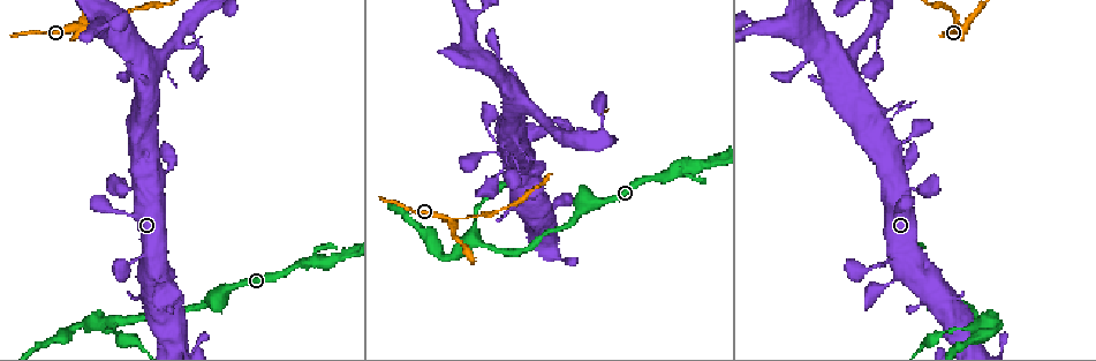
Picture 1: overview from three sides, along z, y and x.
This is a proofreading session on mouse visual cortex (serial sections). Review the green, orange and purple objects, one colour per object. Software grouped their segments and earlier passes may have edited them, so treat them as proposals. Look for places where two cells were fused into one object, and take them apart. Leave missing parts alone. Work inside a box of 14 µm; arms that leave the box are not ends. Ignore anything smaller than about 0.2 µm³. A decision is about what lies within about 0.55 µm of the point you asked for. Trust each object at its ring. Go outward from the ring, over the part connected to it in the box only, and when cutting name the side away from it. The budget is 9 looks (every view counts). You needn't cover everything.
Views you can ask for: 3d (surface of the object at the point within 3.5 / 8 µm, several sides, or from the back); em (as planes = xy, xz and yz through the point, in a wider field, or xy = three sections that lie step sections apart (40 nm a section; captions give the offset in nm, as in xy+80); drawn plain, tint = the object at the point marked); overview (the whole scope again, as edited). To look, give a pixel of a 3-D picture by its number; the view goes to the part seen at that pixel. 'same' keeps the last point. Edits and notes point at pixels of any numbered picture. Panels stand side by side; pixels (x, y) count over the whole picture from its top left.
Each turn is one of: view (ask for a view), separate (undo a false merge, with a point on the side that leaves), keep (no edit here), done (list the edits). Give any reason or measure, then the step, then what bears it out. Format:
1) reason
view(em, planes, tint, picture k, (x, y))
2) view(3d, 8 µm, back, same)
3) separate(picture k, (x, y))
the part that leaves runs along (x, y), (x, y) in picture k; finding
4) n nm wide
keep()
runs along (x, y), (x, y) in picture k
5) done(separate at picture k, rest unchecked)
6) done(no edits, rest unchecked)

three arms meet
view(3d, 8 µm, picture 1, (104, 320))

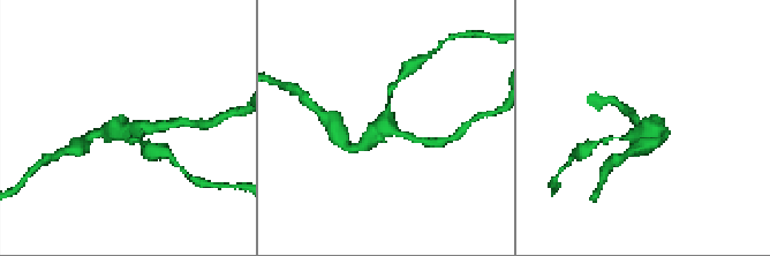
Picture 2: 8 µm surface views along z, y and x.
view(3d, 3.5 µm, picture 2, (645, 128))

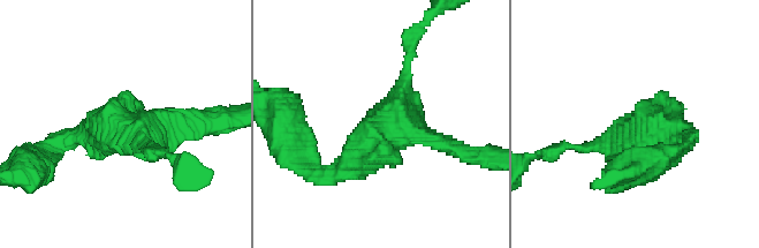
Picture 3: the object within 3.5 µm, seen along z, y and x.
3 arms; arms of 200, 200, 400 nm; shape alone is not enough
view(em, xy, step 5, tint, picture 3, (642, 128))

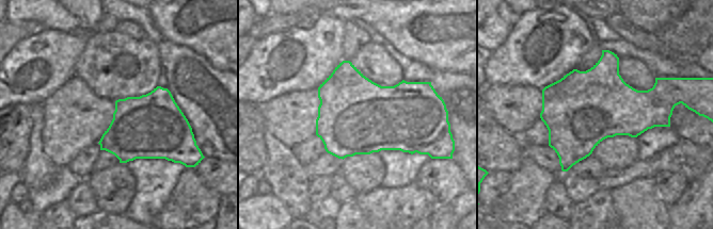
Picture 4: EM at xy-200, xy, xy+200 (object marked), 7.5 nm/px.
keep()
runs along (468, 155), (382, 130), (336, 172) in picture 3; one cell here

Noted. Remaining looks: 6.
abrupt turn
view(3d, 3.5 µm, back, picture 1, (965, 27))

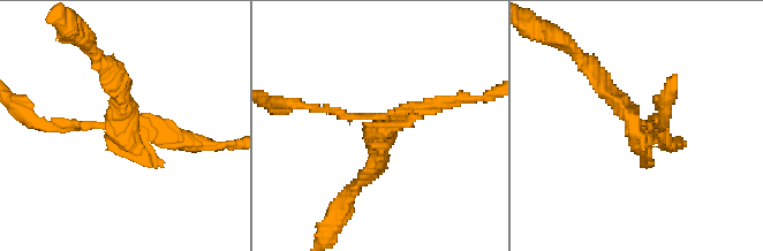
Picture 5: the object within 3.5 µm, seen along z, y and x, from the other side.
shape alone is not enough
view(em, xy, step 3, tint, picture 5, (386, 127))

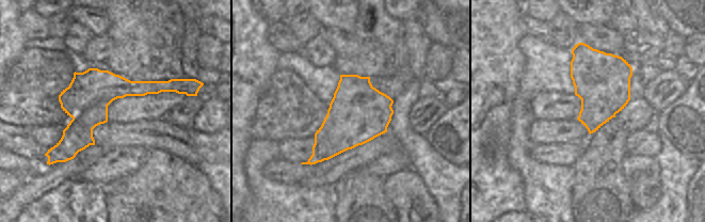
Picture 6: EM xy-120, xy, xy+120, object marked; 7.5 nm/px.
keep()
runs along (177, 89), (114, 88), (55, 149) in picture 6; continuous, no second cell

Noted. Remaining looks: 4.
view(3d, 3.5 µm, picture 1, (158, 66))

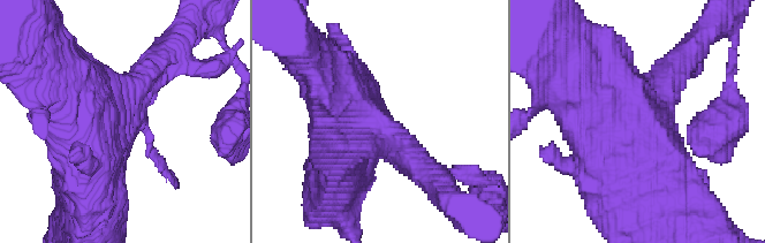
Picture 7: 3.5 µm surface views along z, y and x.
shape alone is not enough
view(em, xy, step 3, tint, picture 7, (371, 129))

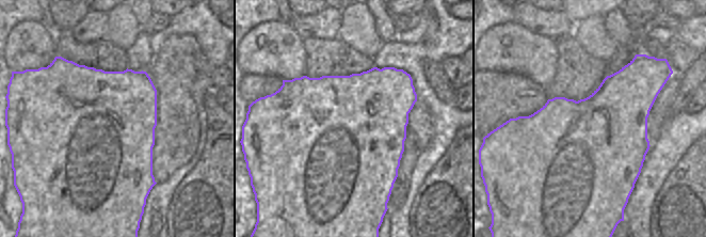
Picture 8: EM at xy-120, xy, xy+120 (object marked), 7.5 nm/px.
keep()
runs along (644, 220), (635, 142), (588, 82) in picture 7; one cell here

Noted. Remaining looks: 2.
view(3d, 3.5 µm, back, picture 1, (98, 28))

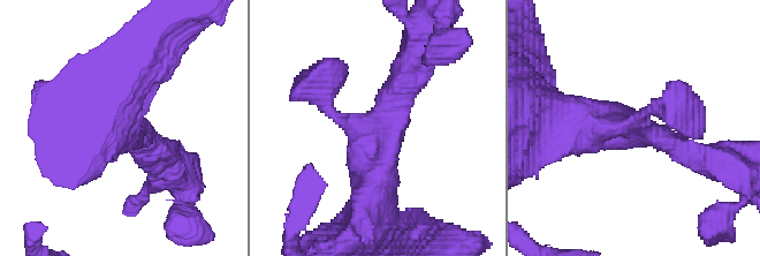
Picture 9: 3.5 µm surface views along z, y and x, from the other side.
3 arms; arms of 200, 350, 600 nm; shape alone is not enough
view(em, xy, step 1, tint, picture 9, (621, 123))

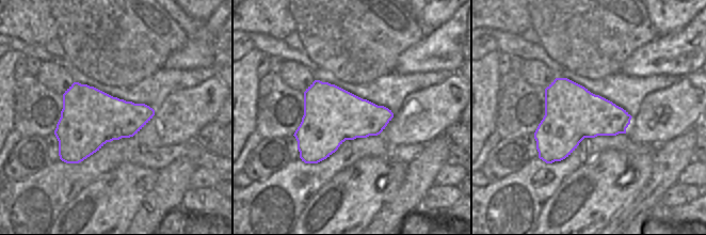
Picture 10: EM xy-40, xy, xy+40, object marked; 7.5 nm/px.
keep()
runs along (371, 218), (374, 141), (332, 112), (321, 91) in picture 9; one cell here

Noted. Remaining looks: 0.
done(no edits, rest unchecked)

